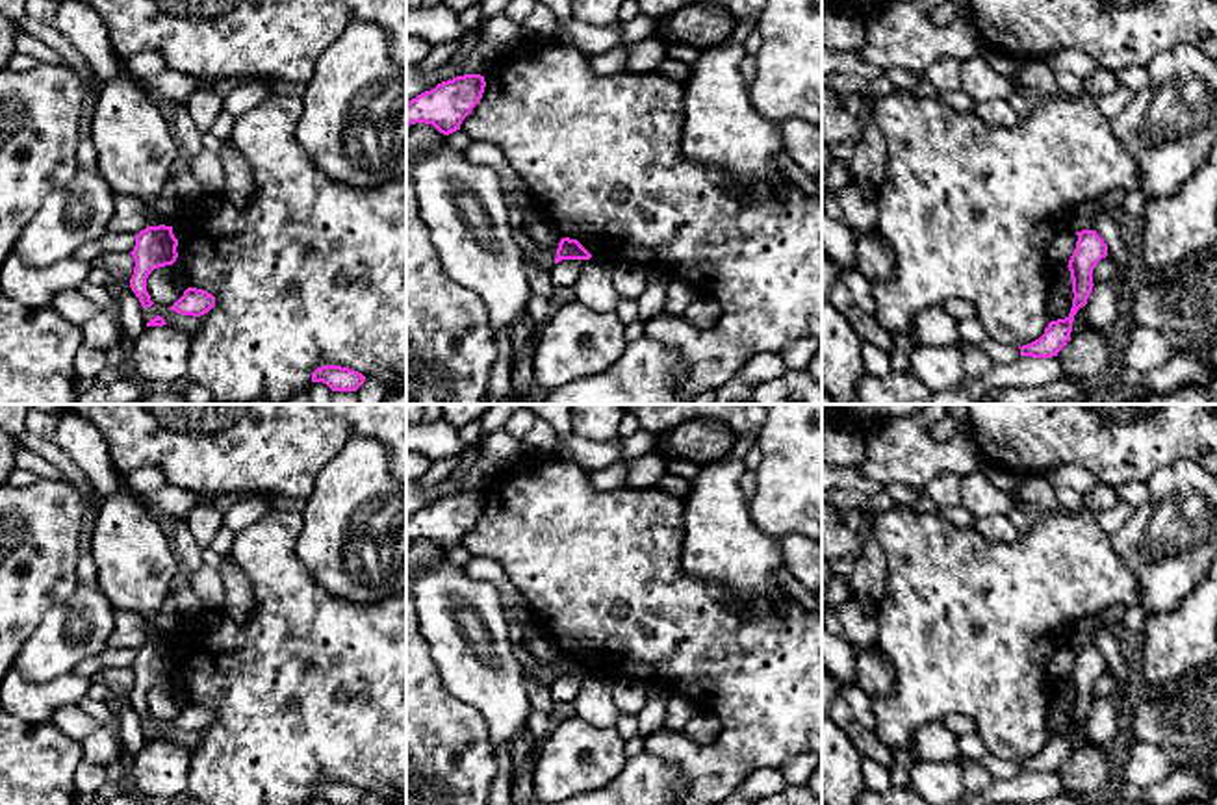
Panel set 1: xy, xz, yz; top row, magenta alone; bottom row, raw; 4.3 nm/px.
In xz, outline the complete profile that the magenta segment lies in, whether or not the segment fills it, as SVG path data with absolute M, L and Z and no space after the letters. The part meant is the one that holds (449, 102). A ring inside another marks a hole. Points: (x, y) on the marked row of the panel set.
M464 74L442 82L406 104L406 126L425 122L449 135L460 130L462 121L482 98L484 87L486 82L480 74Z

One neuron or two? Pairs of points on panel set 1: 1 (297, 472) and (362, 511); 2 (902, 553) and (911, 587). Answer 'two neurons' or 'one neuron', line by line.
1: two neurons
2: one neuron

